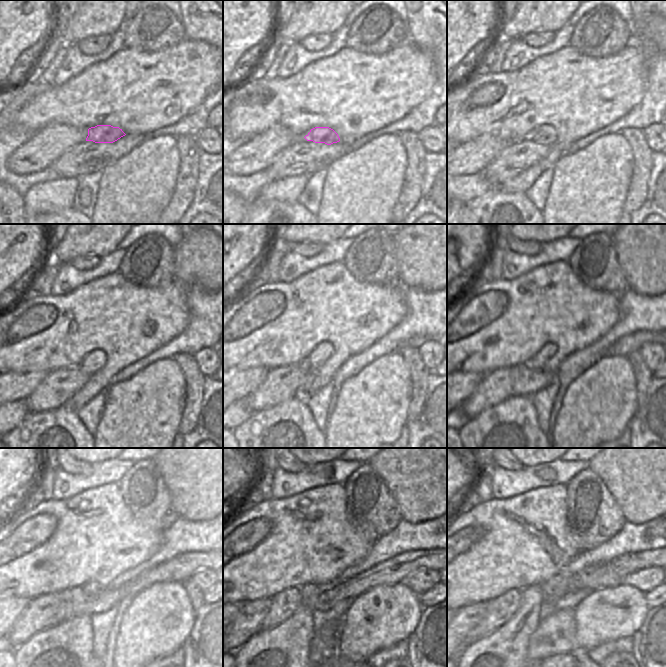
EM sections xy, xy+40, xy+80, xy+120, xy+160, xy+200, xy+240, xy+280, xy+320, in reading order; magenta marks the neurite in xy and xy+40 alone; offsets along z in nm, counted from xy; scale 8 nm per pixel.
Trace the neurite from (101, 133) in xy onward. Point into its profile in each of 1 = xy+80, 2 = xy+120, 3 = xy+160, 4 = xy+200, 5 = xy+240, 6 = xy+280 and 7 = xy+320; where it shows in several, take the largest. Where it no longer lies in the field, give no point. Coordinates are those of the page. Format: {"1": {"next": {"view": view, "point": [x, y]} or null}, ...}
{"1": {"next": {"view": "xy+80", "point": [545, 134]}}, "2": {"next": {"view": "xy+120", "point": [96, 359]}}, "3": {"next": {"view": "xy+160", "point": [324, 350]}}, "4": {"next": {"view": "xy+200", "point": [548, 350]}}, "5": {"next": {"view": "xy+240", "point": [90, 588]}}, "6": {"next": {"view": "xy+280", "point": [283, 651]}}, "7": {"next": {"view": "xy+320", "point": [504, 651]}}}

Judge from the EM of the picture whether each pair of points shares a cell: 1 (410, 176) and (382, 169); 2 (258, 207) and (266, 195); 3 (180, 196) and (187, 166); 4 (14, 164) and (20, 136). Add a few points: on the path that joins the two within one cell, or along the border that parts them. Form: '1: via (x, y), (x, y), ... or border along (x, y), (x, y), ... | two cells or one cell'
1: border along (406, 151), (406, 171), (398, 197) | two cells
2: border along (256, 198), (286, 202) | two cells
3: via (184, 189), (188, 173) | one cell
4: border along (35, 133), (10, 155) | two cells

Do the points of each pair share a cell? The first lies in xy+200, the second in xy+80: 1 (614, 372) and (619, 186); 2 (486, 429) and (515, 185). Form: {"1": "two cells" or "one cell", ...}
{"1": "one cell", "2": "two cells"}

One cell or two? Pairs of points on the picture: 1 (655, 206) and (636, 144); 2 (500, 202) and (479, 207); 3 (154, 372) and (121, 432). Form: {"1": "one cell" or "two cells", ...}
{"1": "two cells", "2": "one cell", "3": "one cell"}

